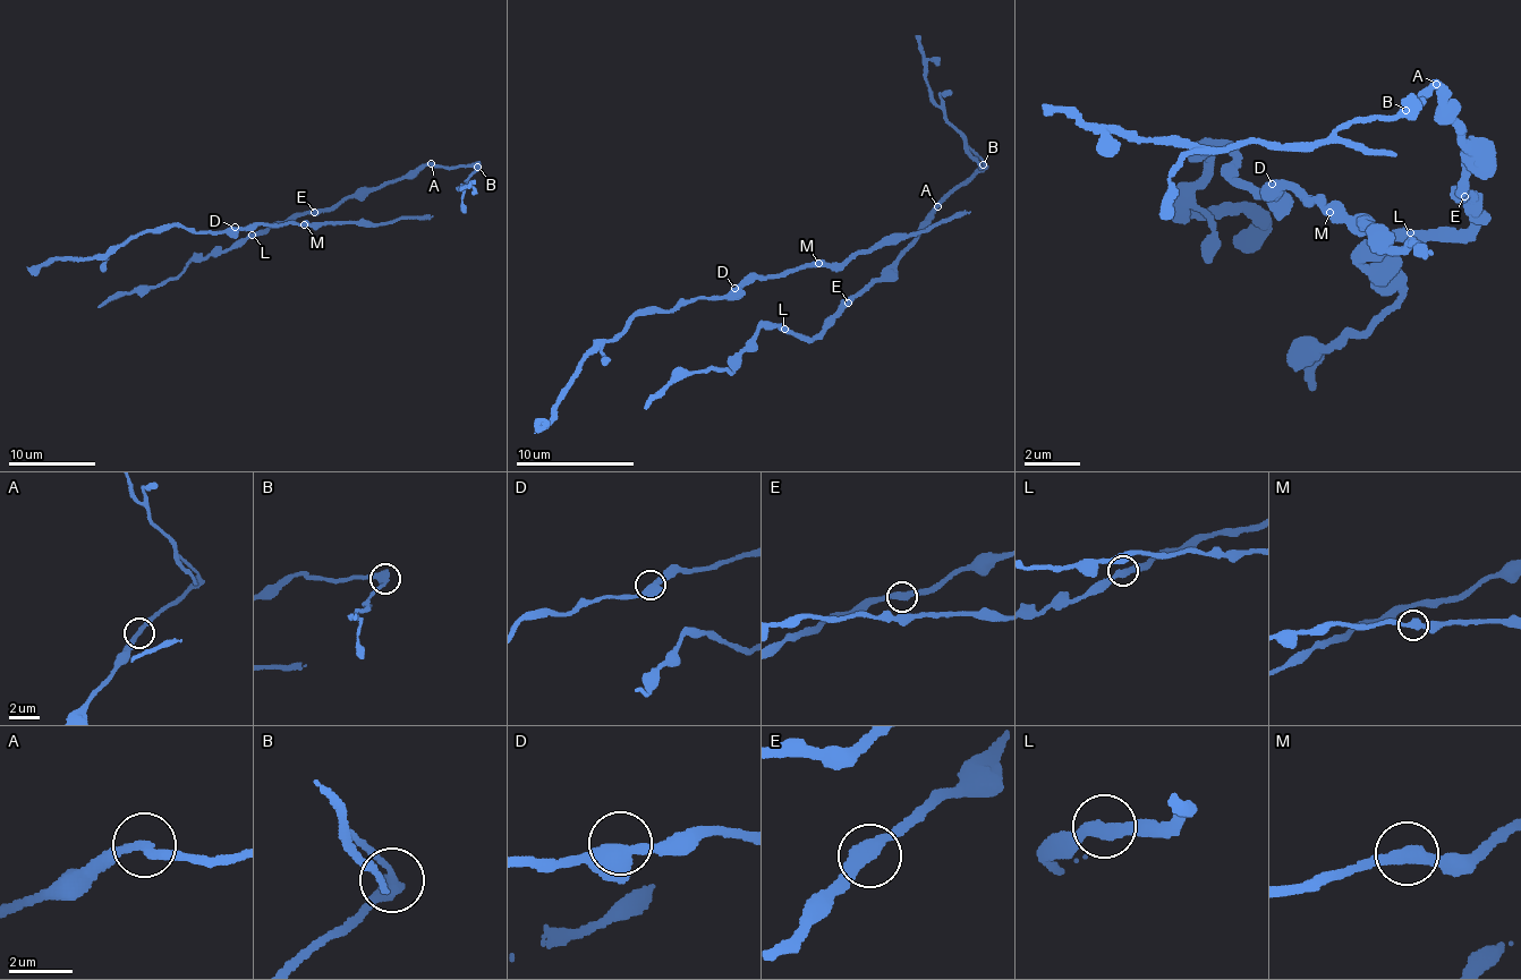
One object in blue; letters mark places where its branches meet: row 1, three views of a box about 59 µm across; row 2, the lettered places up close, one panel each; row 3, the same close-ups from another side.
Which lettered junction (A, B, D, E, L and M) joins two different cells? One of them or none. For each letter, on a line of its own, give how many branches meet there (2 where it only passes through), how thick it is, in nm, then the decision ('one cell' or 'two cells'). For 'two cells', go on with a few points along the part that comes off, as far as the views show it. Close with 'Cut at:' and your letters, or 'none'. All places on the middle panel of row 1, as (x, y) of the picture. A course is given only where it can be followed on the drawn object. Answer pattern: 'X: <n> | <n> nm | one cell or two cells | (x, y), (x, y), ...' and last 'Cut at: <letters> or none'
A: 2 | 280 nm | one cell
B: 2 | 400 nm | two cells | (984, 164), (970, 152), (932, 98), (915, 35)
D: 2 | 480 nm | one cell
E: 2 | 420 nm | one cell
L: 2 | 400 nm | one cell
M: 2 | 400 nm | one cell
Cut at: B

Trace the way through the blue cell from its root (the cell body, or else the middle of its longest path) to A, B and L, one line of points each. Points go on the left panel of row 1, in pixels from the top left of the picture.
A: (288, 221), (326, 210), (350, 197), (364, 197), (381, 185), (411, 176), (432, 164)
B: (288, 221), (326, 210), (350, 197), (364, 197), (385, 182), (411, 176), (428, 163), (478, 167)
L: (288, 221), (252, 235)

